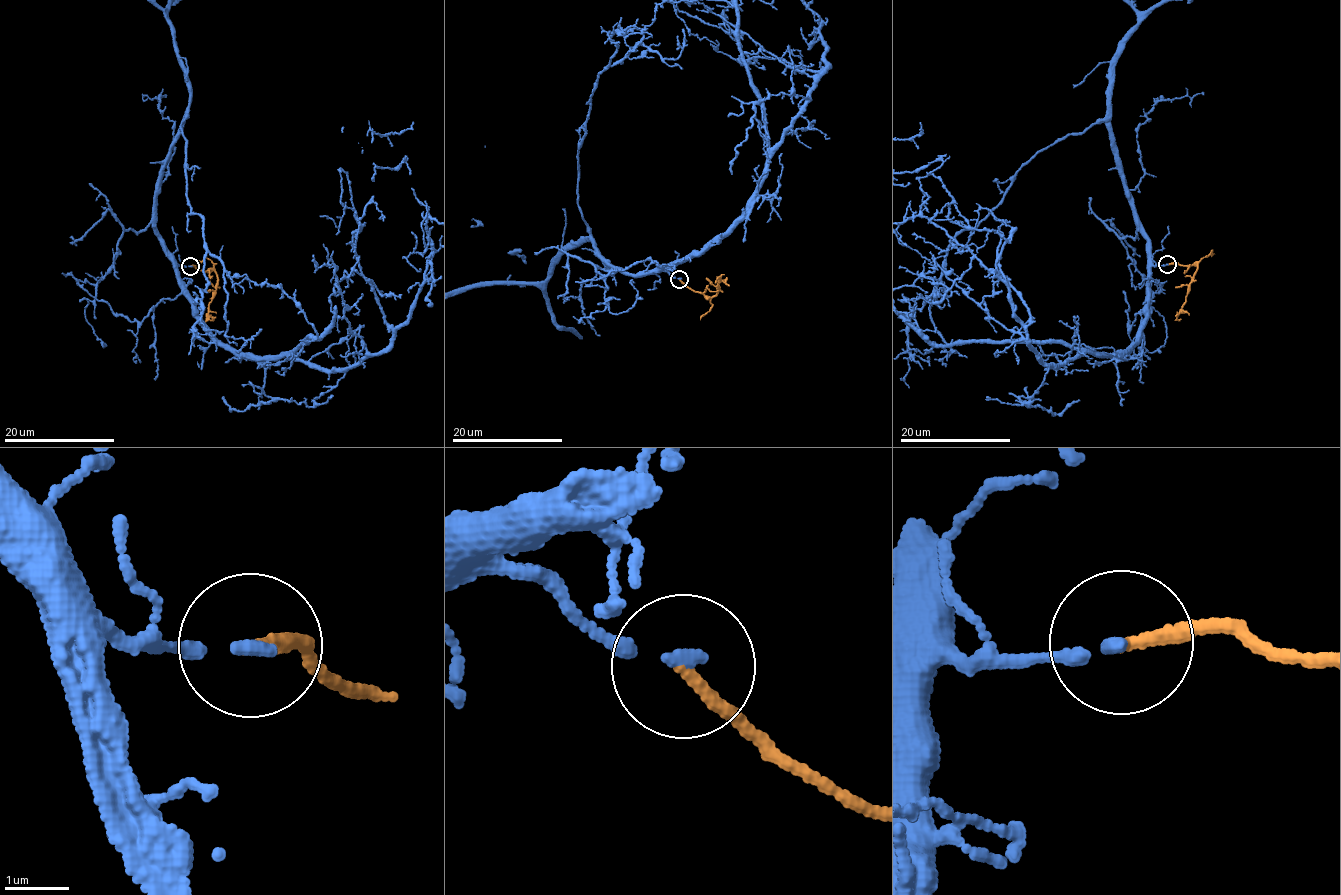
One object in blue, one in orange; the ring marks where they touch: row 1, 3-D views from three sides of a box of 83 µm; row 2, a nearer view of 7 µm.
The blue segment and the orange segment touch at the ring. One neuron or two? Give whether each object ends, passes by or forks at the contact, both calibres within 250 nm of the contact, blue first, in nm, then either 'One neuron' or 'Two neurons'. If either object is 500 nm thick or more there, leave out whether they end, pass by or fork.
At the ring blue ends. At the ring orange ends. Thickness 180 nm (blue) against 180 nm. One neuron

